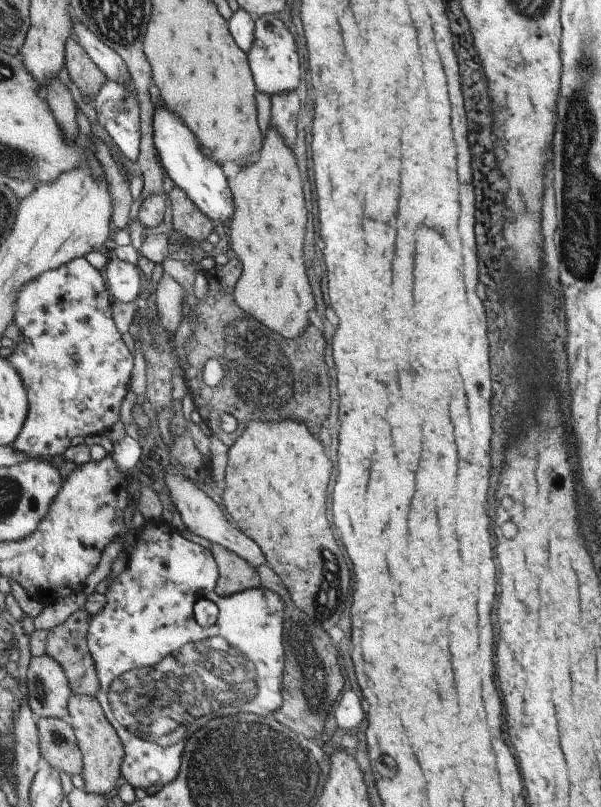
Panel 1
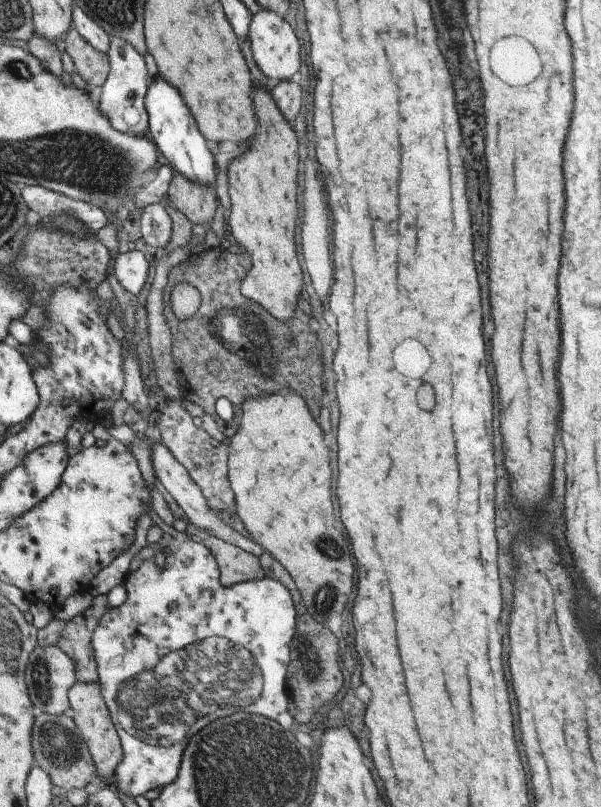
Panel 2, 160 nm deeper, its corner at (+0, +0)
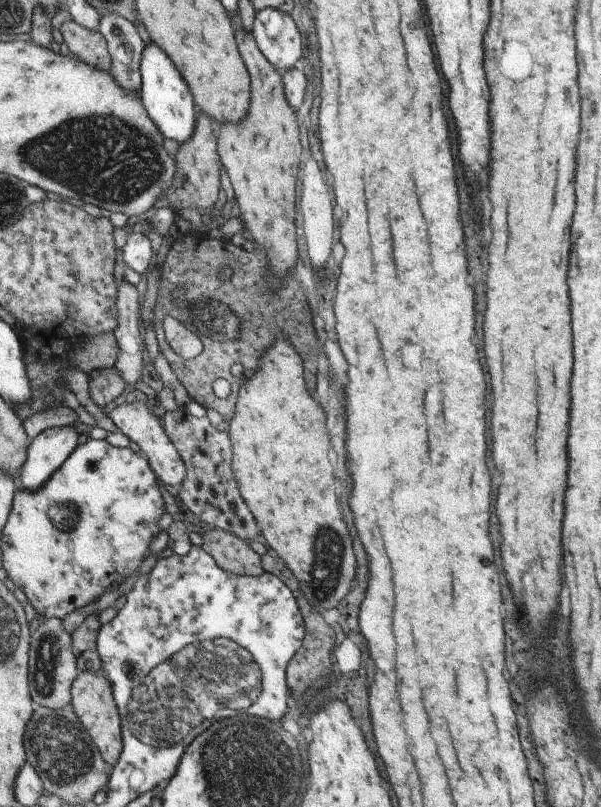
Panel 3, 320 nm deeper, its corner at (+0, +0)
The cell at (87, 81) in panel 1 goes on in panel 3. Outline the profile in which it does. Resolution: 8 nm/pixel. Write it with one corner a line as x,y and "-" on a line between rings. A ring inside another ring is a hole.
73,20
59,28
71,54
93,66
102,69
112,68
112,54
108,49
108,39
100,30
91,30

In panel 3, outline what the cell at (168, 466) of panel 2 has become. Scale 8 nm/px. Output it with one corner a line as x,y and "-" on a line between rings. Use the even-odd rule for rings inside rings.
137,401
124,403
115,407
108,417
129,440
138,445
140,451
146,454
161,482
165,485
176,486
179,489
181,485
185,485
188,474
184,458
181,456
180,450
173,444
172,438
169,438
166,428
161,426
161,420
147,408
147,405
149,405
147,402
143,404

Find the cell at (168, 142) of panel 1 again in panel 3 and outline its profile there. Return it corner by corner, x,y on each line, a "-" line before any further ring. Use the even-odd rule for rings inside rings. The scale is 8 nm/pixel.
146,44
142,61
142,101
148,110
149,116
157,123
163,134
176,140
179,144
188,141
195,132
195,123
198,119
198,109
190,86
183,80
183,75
173,60
155,44

